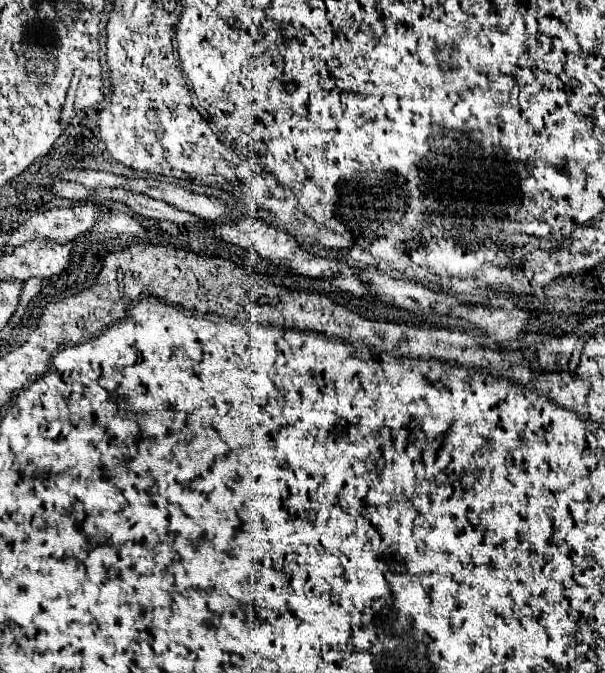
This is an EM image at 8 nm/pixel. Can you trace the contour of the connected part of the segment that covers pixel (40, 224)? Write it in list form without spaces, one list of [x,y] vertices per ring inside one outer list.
[[[91,203],[75,204],[69,208],[51,208],[47,210],[47,216],[45,212],[35,214],[13,230],[11,240],[5,244],[5,254],[13,252],[15,246],[35,238],[45,238],[55,242],[73,240],[79,234],[89,231],[97,222],[97,218],[99,218],[99,210]]]

